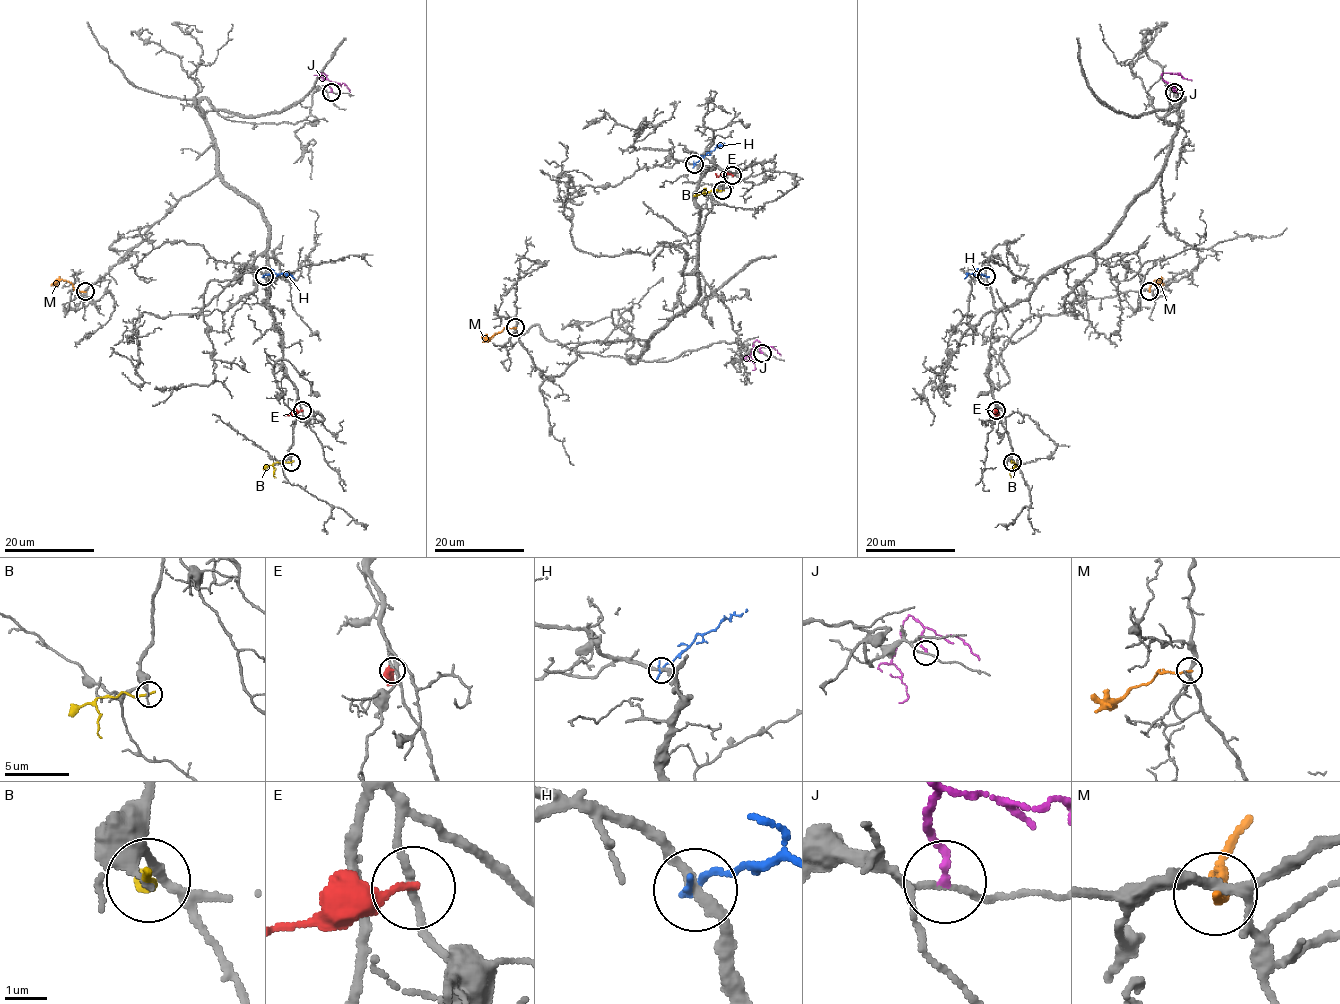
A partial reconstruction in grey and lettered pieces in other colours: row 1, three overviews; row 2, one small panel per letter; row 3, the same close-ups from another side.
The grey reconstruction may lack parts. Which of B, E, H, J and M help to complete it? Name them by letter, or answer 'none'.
J

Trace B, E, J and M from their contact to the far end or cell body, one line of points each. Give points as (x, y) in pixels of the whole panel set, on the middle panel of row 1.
B: (722, 190), (704, 192), (704, 188), (706, 189)
E: (732, 174), (715, 173)
J: (761, 353), (760, 343), (754, 342), (750, 356), (754, 363), (752, 370)
M: (515, 327), (491, 336), (481, 336)

